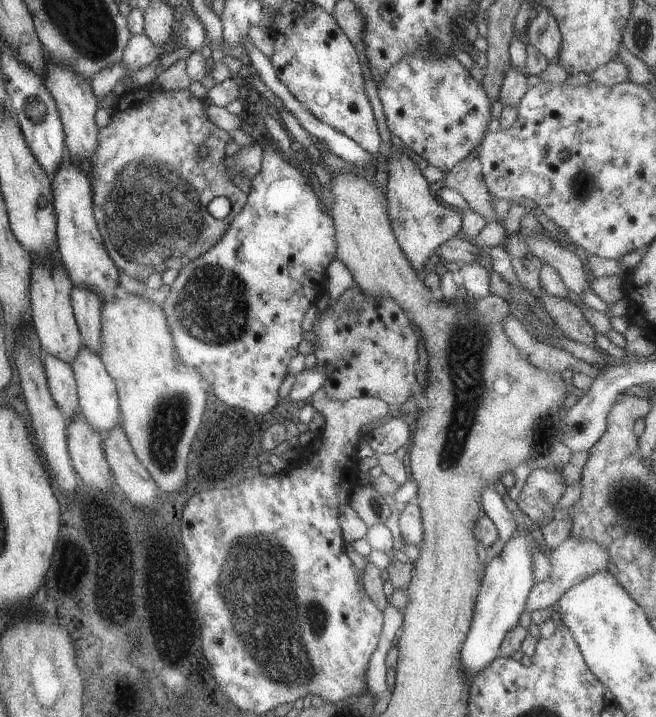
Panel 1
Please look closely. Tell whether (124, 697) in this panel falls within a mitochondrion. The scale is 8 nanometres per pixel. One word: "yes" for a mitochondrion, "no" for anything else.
no

